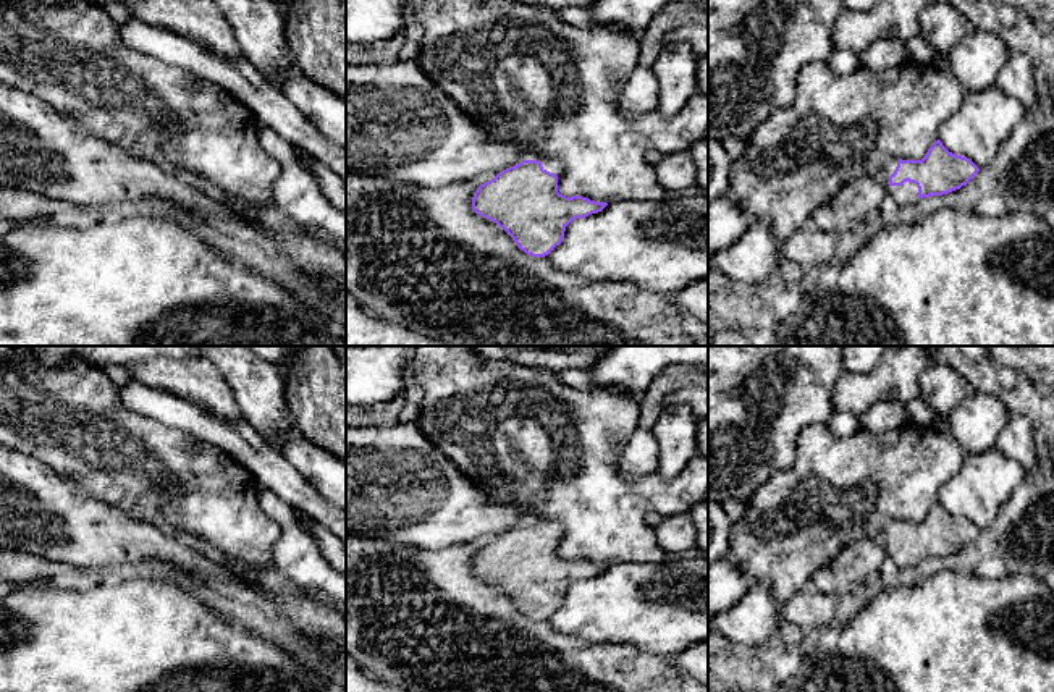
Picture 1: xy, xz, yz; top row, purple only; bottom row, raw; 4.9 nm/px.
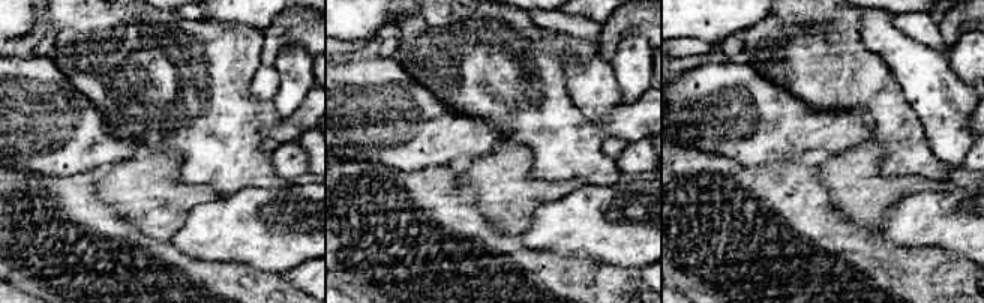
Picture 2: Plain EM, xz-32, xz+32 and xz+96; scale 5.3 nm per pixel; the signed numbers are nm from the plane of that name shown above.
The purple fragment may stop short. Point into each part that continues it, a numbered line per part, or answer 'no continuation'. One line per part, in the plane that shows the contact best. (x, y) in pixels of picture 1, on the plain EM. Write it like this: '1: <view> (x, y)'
1: yz (906, 558)

